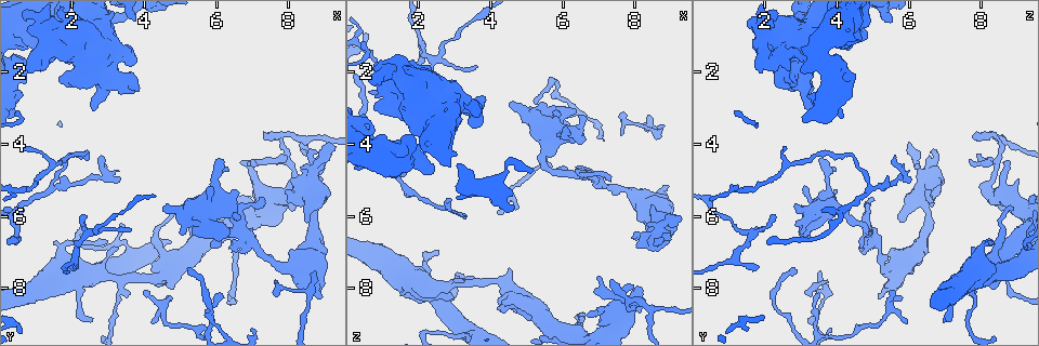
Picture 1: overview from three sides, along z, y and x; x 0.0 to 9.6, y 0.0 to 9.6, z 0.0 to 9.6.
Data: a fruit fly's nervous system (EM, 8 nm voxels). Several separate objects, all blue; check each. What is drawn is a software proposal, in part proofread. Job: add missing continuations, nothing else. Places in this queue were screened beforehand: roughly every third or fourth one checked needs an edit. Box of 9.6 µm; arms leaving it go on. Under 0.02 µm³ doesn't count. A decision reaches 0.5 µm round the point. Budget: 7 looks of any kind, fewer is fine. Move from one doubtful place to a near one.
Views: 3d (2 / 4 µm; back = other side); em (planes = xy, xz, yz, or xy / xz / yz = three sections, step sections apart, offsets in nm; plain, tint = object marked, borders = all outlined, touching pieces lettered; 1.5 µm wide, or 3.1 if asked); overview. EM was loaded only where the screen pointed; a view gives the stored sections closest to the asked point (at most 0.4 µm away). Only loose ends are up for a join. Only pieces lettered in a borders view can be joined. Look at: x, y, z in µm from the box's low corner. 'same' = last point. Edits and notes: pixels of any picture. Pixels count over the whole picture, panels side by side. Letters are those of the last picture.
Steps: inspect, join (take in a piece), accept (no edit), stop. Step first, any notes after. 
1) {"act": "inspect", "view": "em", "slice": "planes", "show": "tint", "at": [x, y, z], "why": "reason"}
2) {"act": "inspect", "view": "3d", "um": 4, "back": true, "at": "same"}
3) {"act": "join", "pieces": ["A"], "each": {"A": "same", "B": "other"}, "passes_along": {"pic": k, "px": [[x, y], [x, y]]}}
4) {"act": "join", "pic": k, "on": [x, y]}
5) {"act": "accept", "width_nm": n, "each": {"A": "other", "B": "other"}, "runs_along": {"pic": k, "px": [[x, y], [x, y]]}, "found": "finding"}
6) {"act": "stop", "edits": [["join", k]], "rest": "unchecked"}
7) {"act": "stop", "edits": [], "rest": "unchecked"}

{"act": "inspect", "view": "em", "slice": "planes", "show": "borders", "at": [3.85, 2.40, 2.65], "why": "free end"}

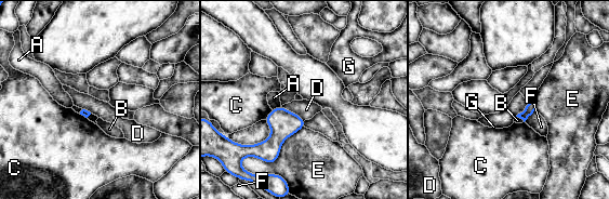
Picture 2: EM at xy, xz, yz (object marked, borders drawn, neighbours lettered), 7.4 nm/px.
{"act": "accept", "each": {"A": "other", "B": "other", "C": "other", "D": "other", "E": "other", "F": "other", "G": "other"}, "border": {"pic": 2, "px": [[281, 106], [295, 113], [304, 120]]}, "found": "no lettered piece goes on from it"}

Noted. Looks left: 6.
{"act": "inspect", "view": "em", "slice": "yz", "step": 4, "show": "borders", "at": [2.80, 4.35, 5.65], "why": "branch stops here"}

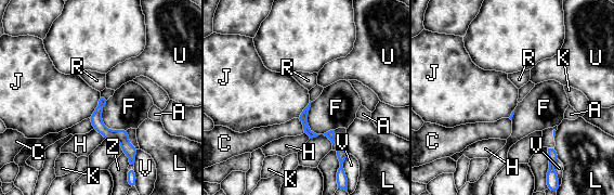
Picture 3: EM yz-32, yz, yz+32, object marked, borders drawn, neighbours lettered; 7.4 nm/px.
{"act": "inspect", "view": "em", "slice": "planes", "show": "borders", "at": "same", "why": "another direction"}

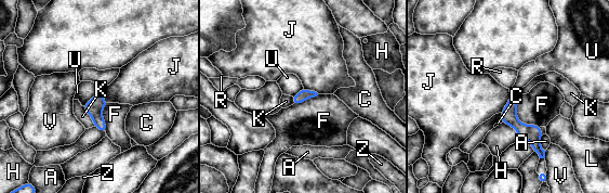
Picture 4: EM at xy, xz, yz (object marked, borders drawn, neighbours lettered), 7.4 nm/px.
{"act": "accept", "longest_contact_nm": ["F", 280], "each": {"A": "other", "C": "other", "F": "other", "H": "other", "J": "other", "K": "other", "L": "other", "R": "other", "U": "other", "V": "other", "Z": "other"}, "border": {"pic": 4, "px": [[82, 106], [94, 126]]}, "found": "none of them fits"}

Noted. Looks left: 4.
{"act": "inspect", "view": "em", "slice": "planes", "show": "borders", "at": [7.25, 5.55, 5.05], "why": "free end"}

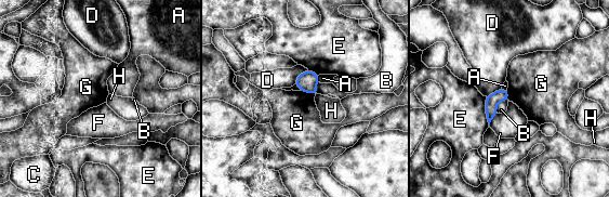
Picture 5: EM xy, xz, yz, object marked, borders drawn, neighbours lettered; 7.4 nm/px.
{"act": "accept", "each": {"A": "other", "B": "other", "C": "other", "D": "other", "E": "other", "F": "other", "G": "other", "H": "other"}, "border": {"pic": 5, "px": [[300, 90], [315, 95]]}, "found": "none of them fits"}

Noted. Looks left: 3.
{"act": "stop", "edits": [], "rest": "unchecked"}

